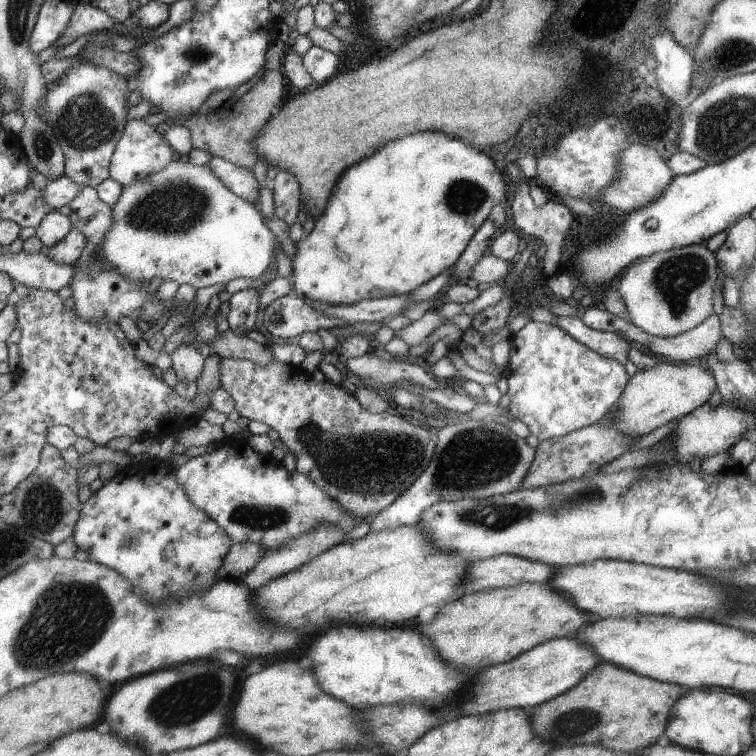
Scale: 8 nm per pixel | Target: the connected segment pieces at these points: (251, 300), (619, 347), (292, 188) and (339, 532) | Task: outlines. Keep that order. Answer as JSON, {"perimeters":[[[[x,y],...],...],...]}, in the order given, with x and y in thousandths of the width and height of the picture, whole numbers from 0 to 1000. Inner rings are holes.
{"perimeters":[[[[328,381],[312,386],[304,394],[303,434],[313,443],[325,443],[339,431],[343,403],[343,384]]],[[[738,419],[738,433],[747,435],[754,444],[795,467],[796,471],[807,472],[823,481],[832,475],[833,452],[816,439],[787,438],[778,434],[770,422],[759,419]]],[[[370,224],[362,235],[360,246],[362,265],[362,286],[376,291],[385,300],[392,292],[399,290],[397,280],[398,254],[397,242],[384,226]]],[[[422,694],[407,708],[381,716],[362,729],[349,729],[341,746],[327,755],[317,769],[337,782],[341,776],[352,771],[357,772],[364,765],[381,759],[385,754],[399,751],[406,741],[450,718],[456,706],[458,704],[451,698]]]]}

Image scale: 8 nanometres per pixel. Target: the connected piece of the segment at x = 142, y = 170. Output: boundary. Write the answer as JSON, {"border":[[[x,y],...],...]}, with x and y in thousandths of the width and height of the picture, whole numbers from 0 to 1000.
{"border":[[[190,155],[177,156],[165,167],[164,177],[149,201],[144,229],[146,234],[165,247],[217,225],[233,210],[231,196],[208,173],[204,165],[190,160]]]}

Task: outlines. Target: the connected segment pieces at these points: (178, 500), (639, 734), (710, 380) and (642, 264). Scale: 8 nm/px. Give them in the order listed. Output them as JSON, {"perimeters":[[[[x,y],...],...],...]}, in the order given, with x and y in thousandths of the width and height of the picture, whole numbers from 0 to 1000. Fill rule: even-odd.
{"perimeters":[[[[200,604],[180,615],[159,619],[153,630],[138,638],[135,646],[108,668],[107,687],[98,702],[102,725],[116,730],[119,741],[155,754],[167,763],[176,778],[188,778],[188,794],[204,799],[249,783],[275,780],[291,767],[288,753],[296,746],[307,717],[304,708],[271,675],[250,660],[249,652],[234,635],[228,612]]],[[[796,876],[762,907],[710,935],[697,938],[697,942],[704,947],[704,958],[712,958],[712,974],[733,987],[762,987],[762,981],[783,984],[786,976],[788,987],[815,995],[839,995],[872,981],[888,950],[889,934],[907,914],[898,905],[880,903],[824,881]]],[[[876,479],[868,485],[847,488],[833,499],[827,522],[813,538],[816,548],[811,550],[811,565],[835,581],[852,577],[886,556],[899,554],[901,550],[921,542],[948,515],[943,495],[923,483],[897,484],[888,479]]],[[[933,323],[910,324],[839,345],[813,378],[835,418],[833,426],[858,443],[897,444],[942,417],[942,381],[951,368],[950,353],[944,336]]]]}

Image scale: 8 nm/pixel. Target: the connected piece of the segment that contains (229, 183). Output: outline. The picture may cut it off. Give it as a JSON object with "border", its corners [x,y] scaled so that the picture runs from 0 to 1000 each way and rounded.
{"border":[[[280,208],[274,218],[307,254],[339,270],[347,245],[331,224],[312,220],[291,208]]]}

